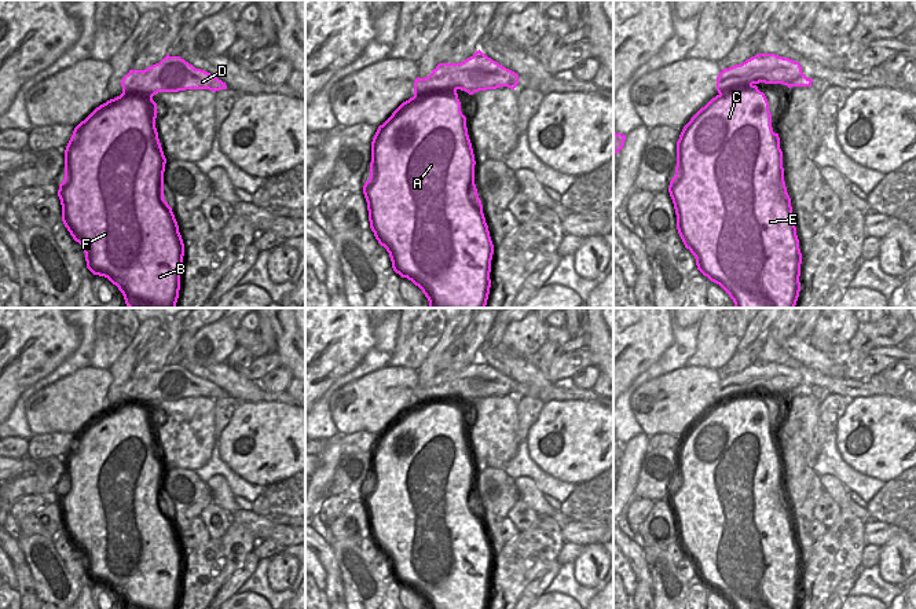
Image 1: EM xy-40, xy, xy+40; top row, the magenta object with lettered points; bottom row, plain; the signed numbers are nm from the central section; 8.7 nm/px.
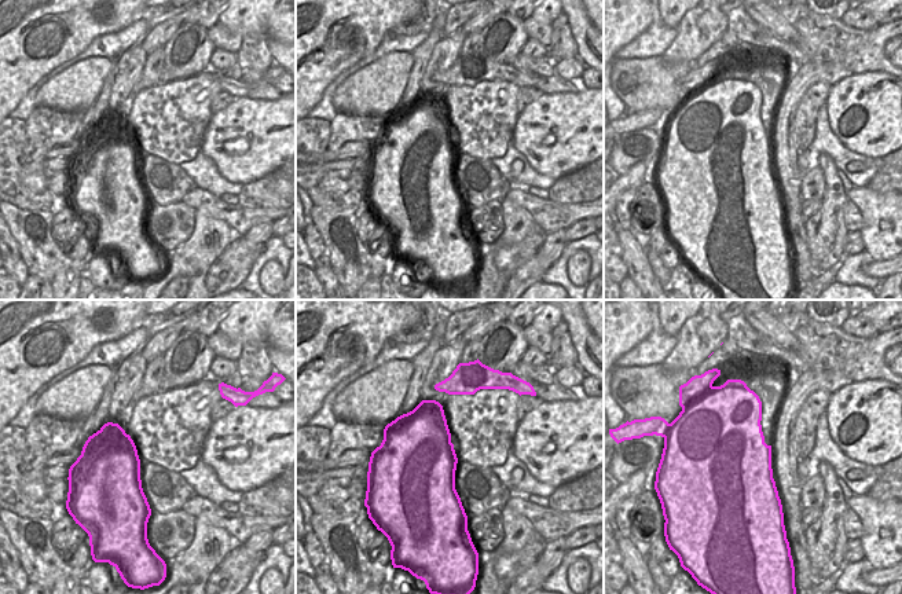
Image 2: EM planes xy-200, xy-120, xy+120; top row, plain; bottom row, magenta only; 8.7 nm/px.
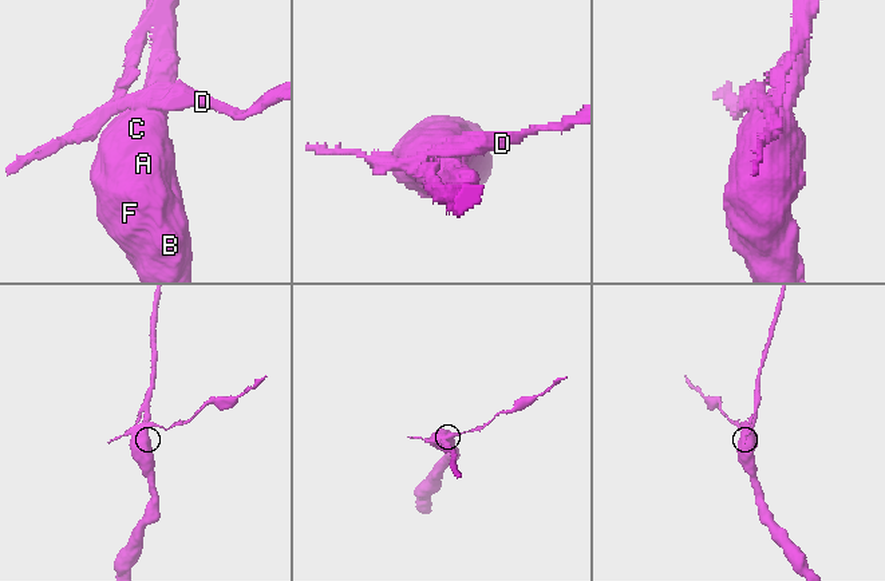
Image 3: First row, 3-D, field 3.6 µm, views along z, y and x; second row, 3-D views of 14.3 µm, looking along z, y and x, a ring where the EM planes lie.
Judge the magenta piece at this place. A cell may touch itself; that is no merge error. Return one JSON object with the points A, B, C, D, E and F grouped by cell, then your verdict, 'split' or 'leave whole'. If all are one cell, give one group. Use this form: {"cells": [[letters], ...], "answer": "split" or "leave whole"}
{"cells": [["A", "B", "C", "E", "F"], ["D"]], "answer": "split"}

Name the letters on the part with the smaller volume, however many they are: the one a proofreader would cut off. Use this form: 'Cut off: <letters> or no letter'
Cut off: D

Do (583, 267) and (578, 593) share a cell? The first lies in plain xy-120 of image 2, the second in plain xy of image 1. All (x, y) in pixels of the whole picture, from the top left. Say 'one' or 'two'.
two

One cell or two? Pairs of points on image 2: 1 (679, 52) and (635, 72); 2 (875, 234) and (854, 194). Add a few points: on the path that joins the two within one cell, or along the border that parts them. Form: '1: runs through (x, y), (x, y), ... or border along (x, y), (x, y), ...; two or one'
1: border along (662, 57), (667, 61), (693, 62); two
2: runs through (875, 224), (875, 215), (864, 204); one

